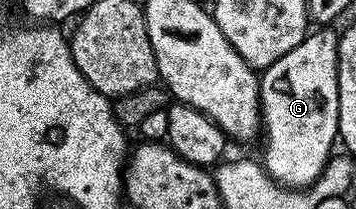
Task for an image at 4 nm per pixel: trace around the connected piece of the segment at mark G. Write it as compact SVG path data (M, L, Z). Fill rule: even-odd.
M320 26L260 76L262 128L268 132L262 163L277 184L304 186L324 172L338 140L337 29Z

